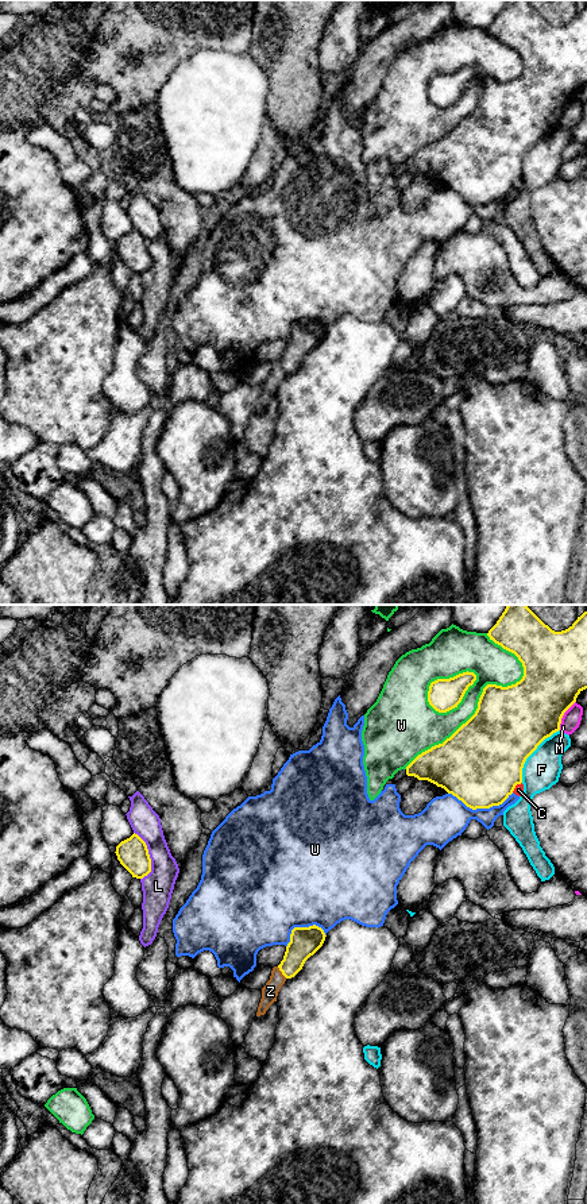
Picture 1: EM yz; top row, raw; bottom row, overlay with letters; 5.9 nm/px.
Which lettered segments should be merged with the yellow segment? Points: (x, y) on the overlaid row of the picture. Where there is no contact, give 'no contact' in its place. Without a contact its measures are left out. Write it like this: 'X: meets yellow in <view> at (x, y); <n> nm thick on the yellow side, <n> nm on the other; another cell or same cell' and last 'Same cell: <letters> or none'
C: meets yellow in yz at (516, 784); 480 nm thick on the yellow side, 60 nm on the other; another cell
F: meets yellow in yz at (532, 752); 440 nm thick on the yellow side, 220 nm on the other; another cell
L: meets yellow in yz at (149, 856); 190 nm thick on the yellow side, 180 nm on the other; another cell
M: meets yellow in yz at (563, 714); 380 nm thick on the yellow side, 110 nm on the other; another cell
U: meets yellow in yz at (481, 807); 480 nm thick on the yellow side, 260 nm on the other; another cell
W: meets yellow in yz at (478, 703); 440 nm thick on the yellow side, 240 nm on the other; another cell
Z: meets yellow in yz at (281, 971); 180 nm thick on the yellow side, 100 nm on the other; same cell
Same cell: Z

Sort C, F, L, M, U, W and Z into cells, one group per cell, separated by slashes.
C / F / L / M / U / W / Z

